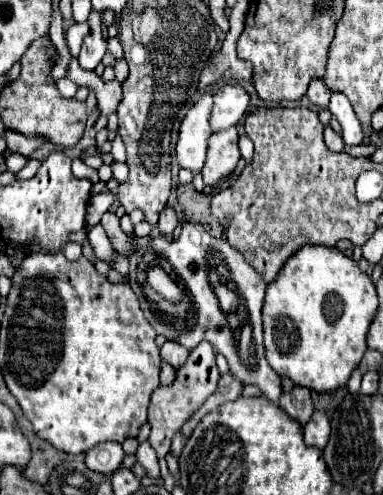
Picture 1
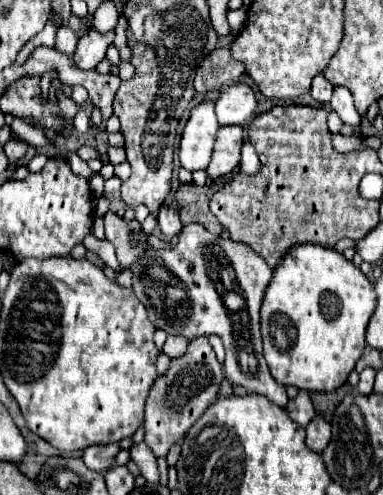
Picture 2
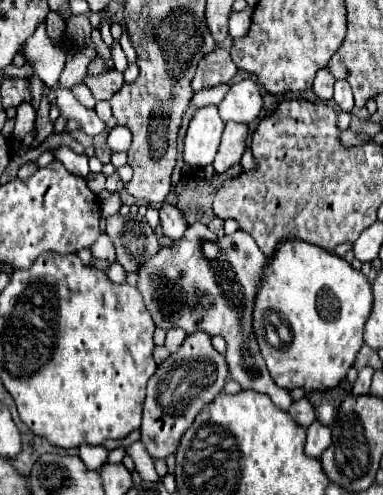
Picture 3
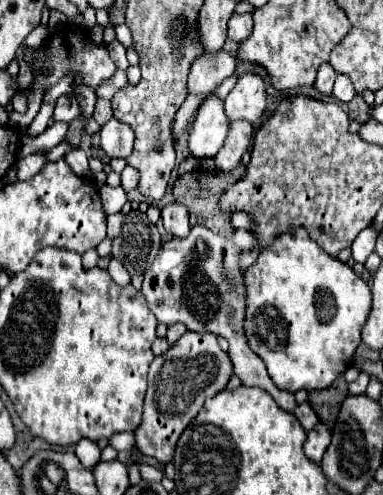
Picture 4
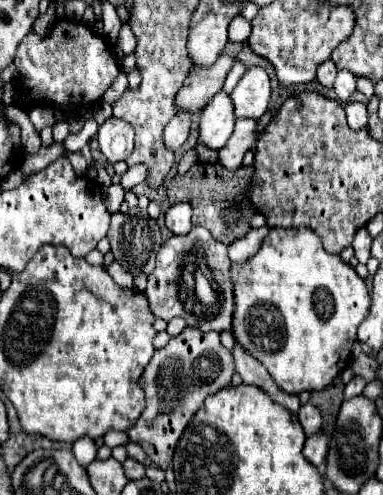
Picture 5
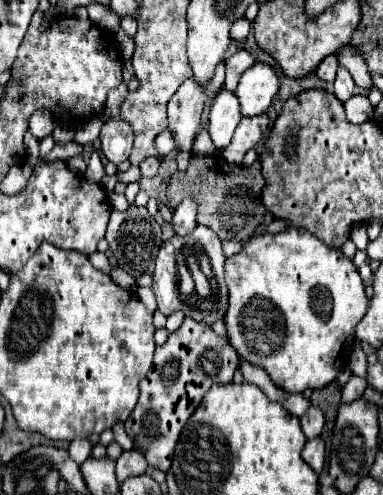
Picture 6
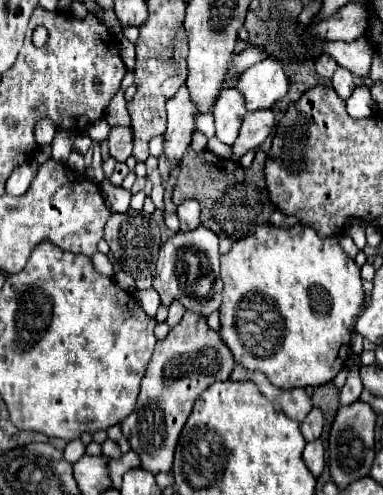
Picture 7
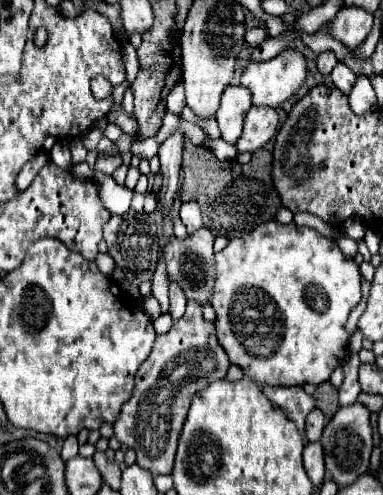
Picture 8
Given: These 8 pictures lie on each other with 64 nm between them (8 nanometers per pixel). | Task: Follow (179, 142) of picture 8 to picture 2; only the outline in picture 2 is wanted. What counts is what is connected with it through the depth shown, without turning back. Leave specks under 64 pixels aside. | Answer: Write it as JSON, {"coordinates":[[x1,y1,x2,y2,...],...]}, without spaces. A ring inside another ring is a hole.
{"coordinates":[[228,44,224,48,210,52,204,58,202,66,196,72,194,88,198,94,206,94,208,90,212,90,212,86,228,86,236,82,242,74,246,74,246,68,244,64,232,58,230,44]]}

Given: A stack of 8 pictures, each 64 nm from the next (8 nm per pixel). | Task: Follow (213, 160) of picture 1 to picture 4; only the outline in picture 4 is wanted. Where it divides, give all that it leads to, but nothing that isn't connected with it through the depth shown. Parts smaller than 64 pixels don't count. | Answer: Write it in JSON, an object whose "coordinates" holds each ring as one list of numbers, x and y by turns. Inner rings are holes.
{"coordinates":[[246,120,230,122,224,146,220,148,220,152,214,158,216,168,224,170,224,172,236,168,242,160,242,154,248,150,248,146,252,142,252,134,254,134,254,128,250,122,246,122]]}

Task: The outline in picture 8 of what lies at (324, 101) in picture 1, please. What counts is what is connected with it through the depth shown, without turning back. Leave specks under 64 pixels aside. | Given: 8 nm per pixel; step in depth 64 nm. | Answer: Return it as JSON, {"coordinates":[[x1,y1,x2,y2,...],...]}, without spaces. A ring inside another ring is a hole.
{"coordinates":[[322,52,322,54,318,56,318,60,316,60,316,66,318,66,318,70,320,70,324,76,330,74,336,64,338,64,338,60,336,60,336,56,334,56,332,52]]}

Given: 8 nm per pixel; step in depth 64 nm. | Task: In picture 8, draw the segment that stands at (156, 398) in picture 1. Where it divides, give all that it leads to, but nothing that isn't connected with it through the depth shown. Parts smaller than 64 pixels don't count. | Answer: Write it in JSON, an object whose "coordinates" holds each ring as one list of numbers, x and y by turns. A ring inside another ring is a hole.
{"coordinates":[[188,302,184,316,176,320,166,334,156,338,152,354,136,374,136,390,124,404,120,418,114,422,116,438,136,452,140,468,154,476,172,472,178,436,192,396,210,382,226,378,228,366,230,360,218,344,214,324,204,320,202,308,196,302]]}

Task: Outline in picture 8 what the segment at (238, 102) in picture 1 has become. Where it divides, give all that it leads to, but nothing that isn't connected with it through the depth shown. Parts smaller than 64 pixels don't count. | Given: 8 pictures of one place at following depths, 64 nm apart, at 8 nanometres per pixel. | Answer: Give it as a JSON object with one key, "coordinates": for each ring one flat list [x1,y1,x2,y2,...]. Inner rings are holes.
{"coordinates":[[284,50,272,60,246,66,240,86,252,92,252,106,278,108,304,84,306,62,300,52]]}

